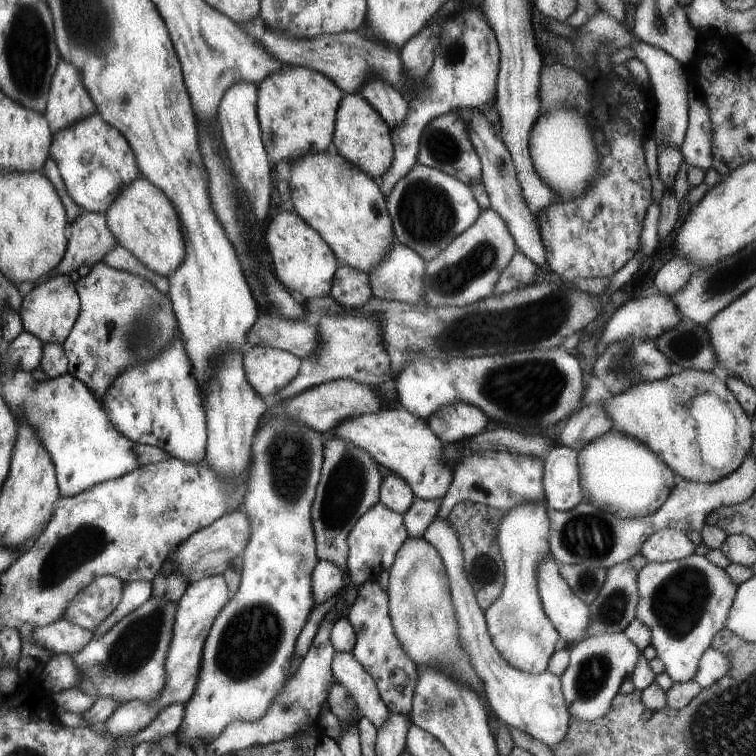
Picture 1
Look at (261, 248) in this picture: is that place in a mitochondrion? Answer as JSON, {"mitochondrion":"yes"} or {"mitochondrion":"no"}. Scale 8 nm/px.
{"mitochondrion":"no"}

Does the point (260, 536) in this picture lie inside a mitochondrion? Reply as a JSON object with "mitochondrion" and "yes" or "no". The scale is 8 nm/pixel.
{"mitochondrion":"no"}

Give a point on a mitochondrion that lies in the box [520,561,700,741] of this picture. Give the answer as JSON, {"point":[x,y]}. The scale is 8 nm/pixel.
{"point":[594,670]}

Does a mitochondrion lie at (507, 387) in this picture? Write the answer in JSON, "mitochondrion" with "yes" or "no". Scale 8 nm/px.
{"mitochondrion":"yes"}

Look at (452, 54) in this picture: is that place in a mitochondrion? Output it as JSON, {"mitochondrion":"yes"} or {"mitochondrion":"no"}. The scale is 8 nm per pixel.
{"mitochondrion":"yes"}

